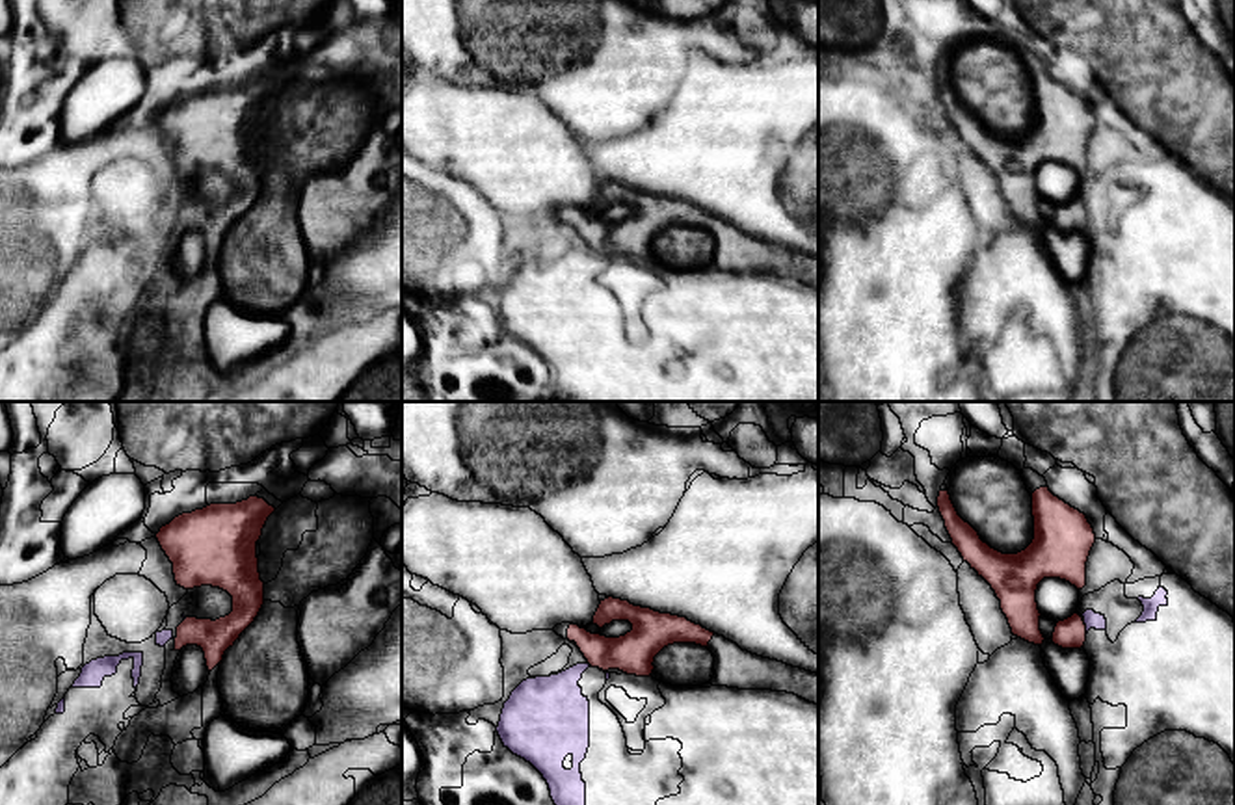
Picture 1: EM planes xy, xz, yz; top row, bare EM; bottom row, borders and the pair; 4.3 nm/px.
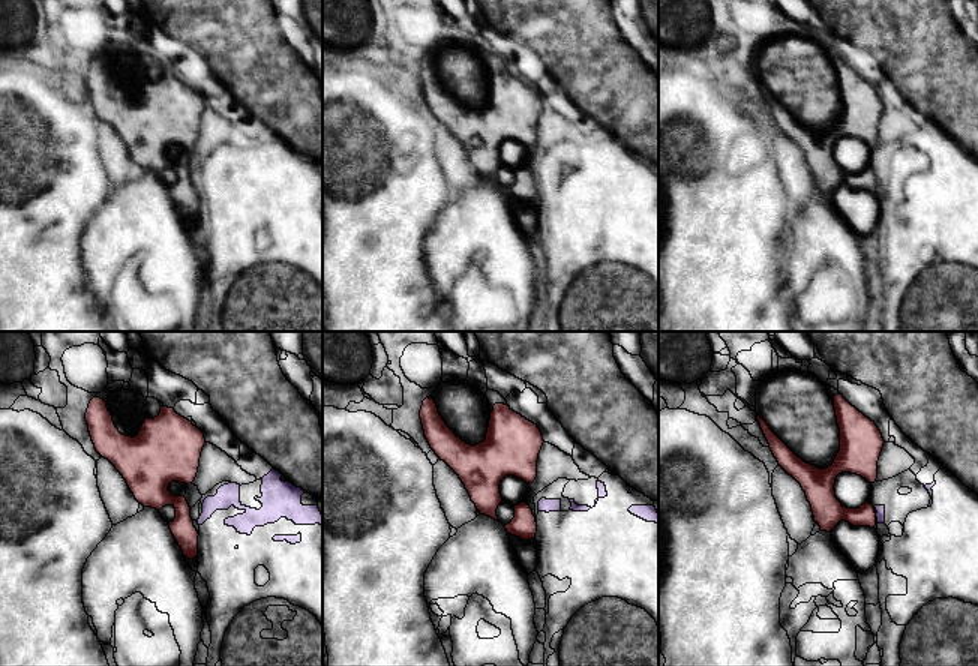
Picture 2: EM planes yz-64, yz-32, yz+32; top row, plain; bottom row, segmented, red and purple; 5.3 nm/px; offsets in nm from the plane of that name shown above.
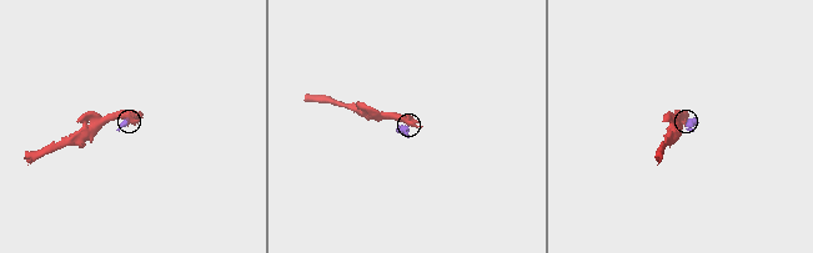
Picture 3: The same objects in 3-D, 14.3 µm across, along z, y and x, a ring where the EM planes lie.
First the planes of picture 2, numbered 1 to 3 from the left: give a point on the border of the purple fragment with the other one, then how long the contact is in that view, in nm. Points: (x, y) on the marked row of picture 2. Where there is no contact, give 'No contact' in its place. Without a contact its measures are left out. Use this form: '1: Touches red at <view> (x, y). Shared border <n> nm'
1: No contact
2: No contact
3: Touches red at yz+32 (875, 515). Shared border 30 nm

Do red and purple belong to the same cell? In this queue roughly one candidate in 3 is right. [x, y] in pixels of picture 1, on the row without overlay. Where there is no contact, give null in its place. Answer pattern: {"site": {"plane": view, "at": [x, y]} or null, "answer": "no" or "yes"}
{"site": {"plane": "yz", "at": [1085, 211]}, "answer": "no"}

